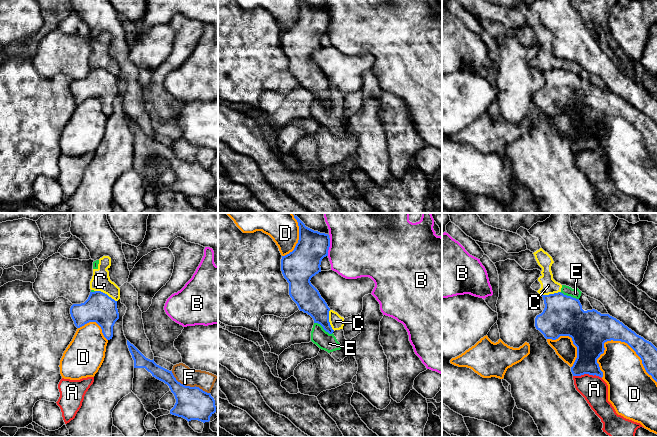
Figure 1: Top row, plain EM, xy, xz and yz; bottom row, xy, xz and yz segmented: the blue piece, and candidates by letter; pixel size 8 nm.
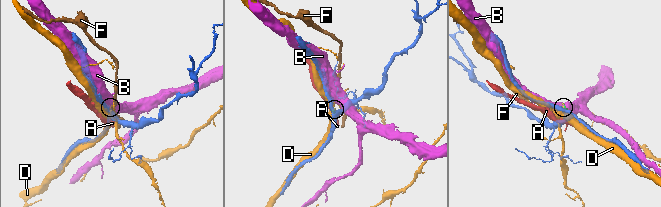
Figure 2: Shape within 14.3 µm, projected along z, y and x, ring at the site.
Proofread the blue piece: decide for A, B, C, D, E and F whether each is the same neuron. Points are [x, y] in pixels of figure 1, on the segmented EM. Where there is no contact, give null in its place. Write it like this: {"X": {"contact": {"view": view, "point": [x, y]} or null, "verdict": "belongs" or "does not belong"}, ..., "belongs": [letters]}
{"A": {"contact": {"view": "yz", "point": [587, 373]}, "verdict": "does not belong"}, "B": {"contact": {"view": "xz", "point": [329, 246]}, "verdict": "does not belong"}, "C": {"contact": {"view": "xy", "point": [106, 294]}, "verdict": "does not belong"}, "D": {"contact": {"view": "yz", "point": [634, 350]}, "verdict": "does not belong"}, "E": {"contact": {"view": "xz", "point": [323, 328]}, "verdict": "does not belong"}, "F": {"contact": {"view": "xy", "point": [189, 386]}, "verdict": "does not belong"}, "belongs": []}

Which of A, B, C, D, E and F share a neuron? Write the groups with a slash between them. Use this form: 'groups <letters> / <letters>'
groups A / B / C E / D / F

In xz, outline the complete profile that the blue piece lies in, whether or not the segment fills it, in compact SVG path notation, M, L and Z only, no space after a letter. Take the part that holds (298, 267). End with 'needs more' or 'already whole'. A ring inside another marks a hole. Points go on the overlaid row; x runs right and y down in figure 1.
M294 215L299 226L299 240L294 250L282 256L281 271L289 283L289 295L300 311L310 315L314 323L332 334L329 311L319 291L311 284L313 276L321 272L321 261L328 256L330 238L328 234L314 231Z; already whole

